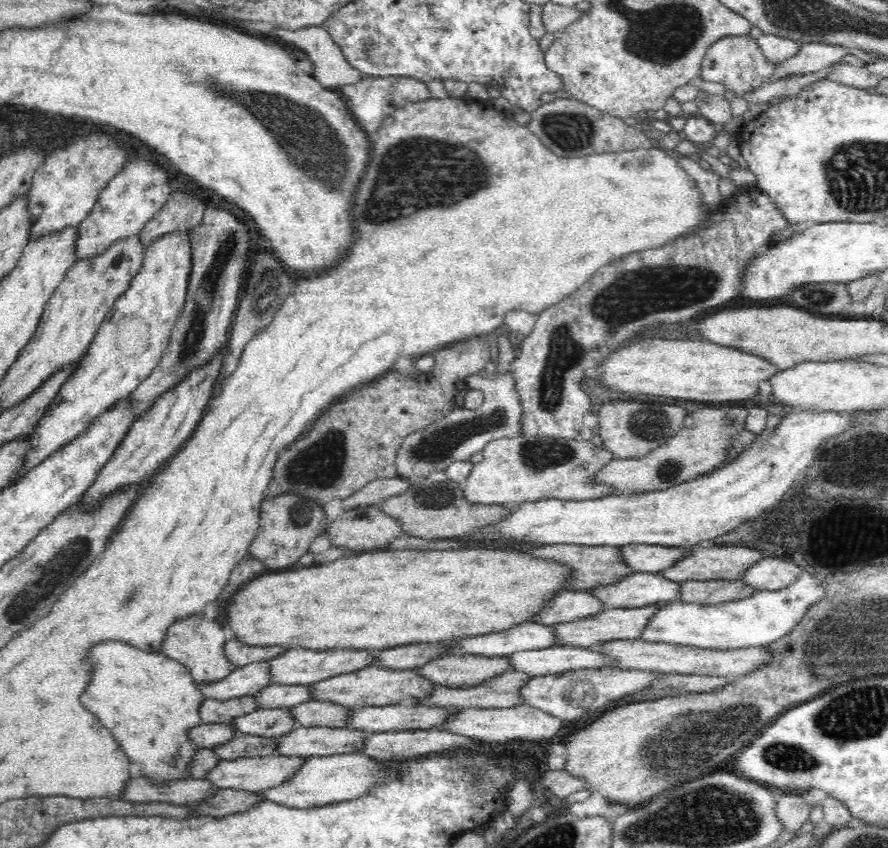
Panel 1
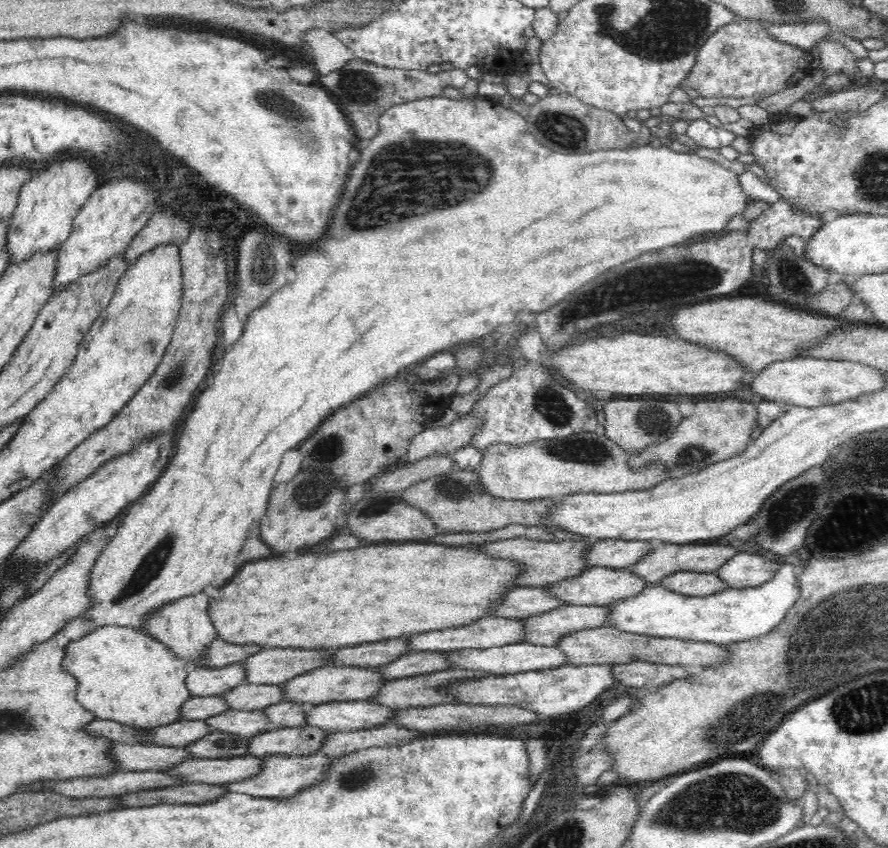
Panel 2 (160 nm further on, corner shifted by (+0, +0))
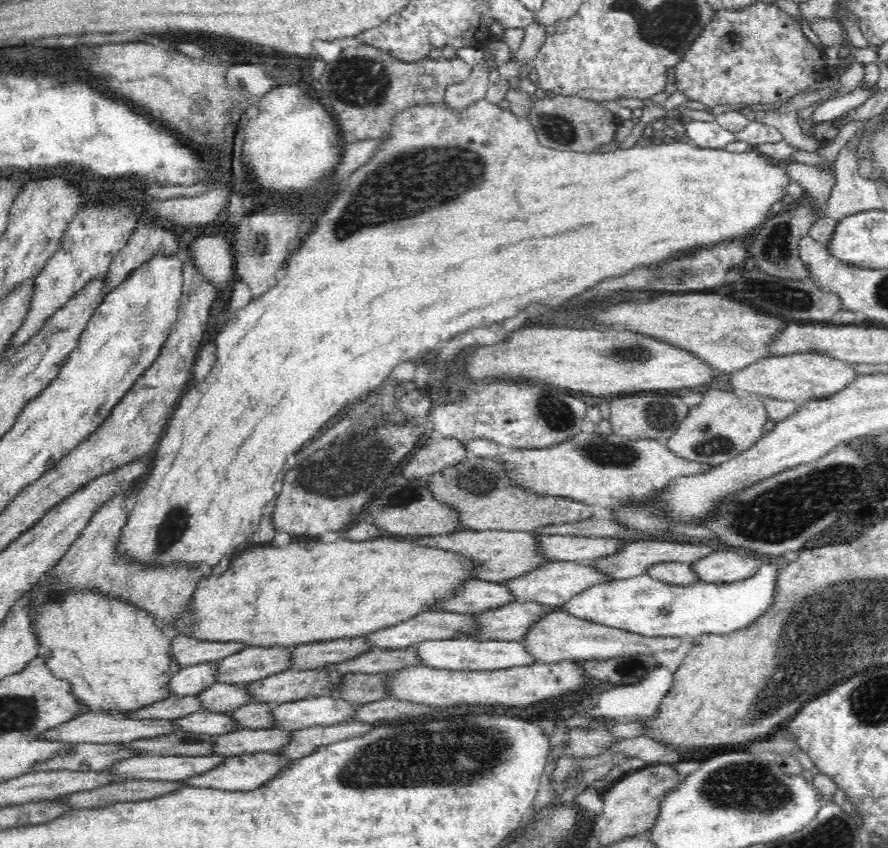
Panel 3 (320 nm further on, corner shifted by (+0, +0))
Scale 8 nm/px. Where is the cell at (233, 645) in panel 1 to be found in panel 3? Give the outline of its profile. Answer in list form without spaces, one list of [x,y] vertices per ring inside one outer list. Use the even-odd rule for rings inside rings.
[[[180,634],[171,640],[174,658],[181,668],[195,664],[216,662],[236,655],[248,646],[247,643],[230,641],[208,641],[192,638],[188,634]]]

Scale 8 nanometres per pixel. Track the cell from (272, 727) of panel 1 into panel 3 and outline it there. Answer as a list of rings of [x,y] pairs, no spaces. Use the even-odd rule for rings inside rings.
[[[204,709],[197,710],[182,718],[175,718],[173,724],[186,732],[210,735],[221,735],[240,729],[229,713],[212,712]]]

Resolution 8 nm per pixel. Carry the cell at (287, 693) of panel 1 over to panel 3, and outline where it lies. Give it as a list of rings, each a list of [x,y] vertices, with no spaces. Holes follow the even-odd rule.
[[[226,683],[212,684],[197,694],[201,708],[212,712],[229,713],[252,702],[247,686]]]

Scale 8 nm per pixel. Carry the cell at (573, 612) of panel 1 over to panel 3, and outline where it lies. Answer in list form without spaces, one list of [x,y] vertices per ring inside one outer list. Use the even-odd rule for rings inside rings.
[[[477,578],[477,580],[464,584],[460,588],[458,596],[454,596],[454,598],[450,598],[436,607],[438,610],[445,610],[446,612],[473,615],[512,601],[517,600],[502,583],[493,583]]]

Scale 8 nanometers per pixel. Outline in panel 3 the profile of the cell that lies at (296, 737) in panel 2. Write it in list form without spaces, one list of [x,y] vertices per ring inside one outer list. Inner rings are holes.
[[[274,727],[230,731],[215,735],[212,752],[224,757],[255,752],[276,752],[289,743],[291,732],[292,730]]]

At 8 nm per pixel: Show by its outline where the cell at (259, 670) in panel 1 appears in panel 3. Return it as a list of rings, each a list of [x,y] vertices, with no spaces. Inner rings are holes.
[[[210,662],[181,668],[175,672],[171,681],[172,694],[176,696],[197,695],[212,684],[216,684],[216,665],[217,663]]]

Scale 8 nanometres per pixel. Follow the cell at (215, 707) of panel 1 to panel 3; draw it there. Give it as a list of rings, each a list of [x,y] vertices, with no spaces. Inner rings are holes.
[[[172,694],[168,699],[155,702],[154,706],[148,706],[144,710],[132,712],[132,716],[126,715],[125,717],[132,719],[139,718],[140,720],[174,720],[175,718],[188,716],[200,709],[202,708],[197,695],[176,696]]]

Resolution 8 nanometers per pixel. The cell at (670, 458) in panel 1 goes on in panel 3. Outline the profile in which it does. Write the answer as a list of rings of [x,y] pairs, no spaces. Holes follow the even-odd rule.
[[[710,389],[702,402],[689,410],[678,430],[666,440],[666,448],[688,463],[716,467],[756,444],[764,436],[764,425],[769,421],[763,398],[743,395],[738,391],[722,392]]]

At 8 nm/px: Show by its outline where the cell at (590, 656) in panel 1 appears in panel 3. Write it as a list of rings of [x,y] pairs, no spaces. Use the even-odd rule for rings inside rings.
[[[468,638],[448,640],[425,640],[410,646],[424,666],[446,670],[500,670],[513,666],[534,664],[534,657],[520,644],[520,641],[478,640]]]

